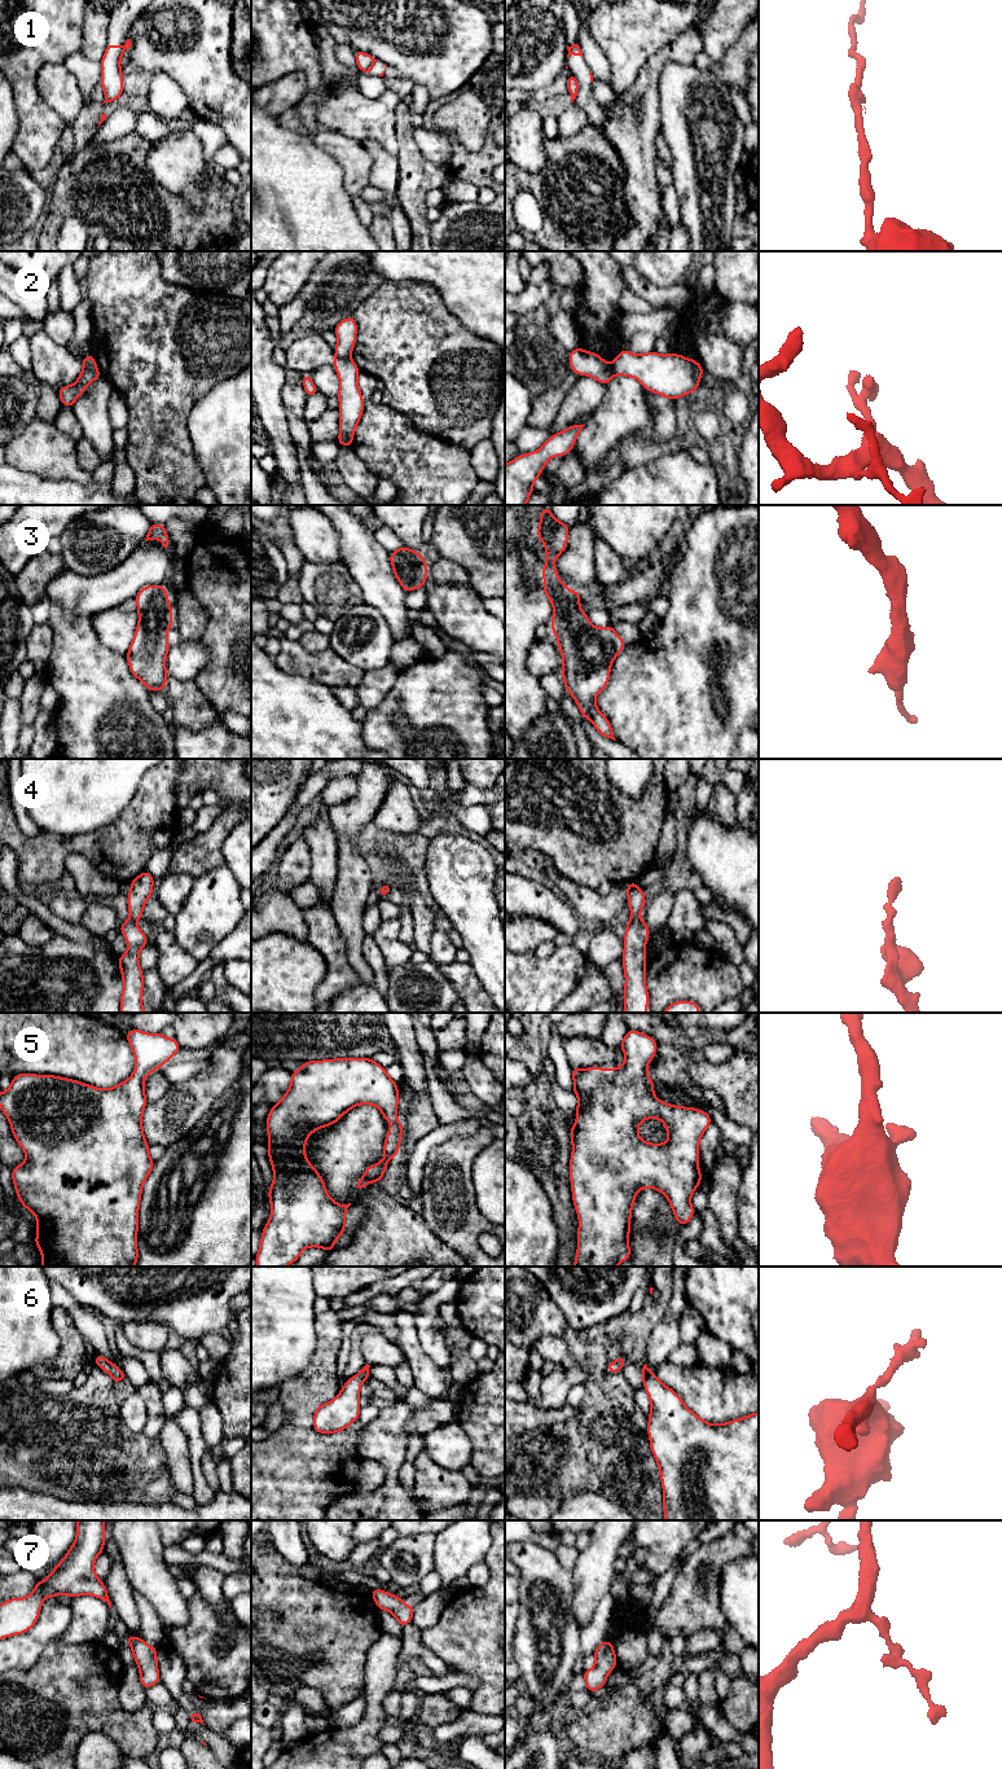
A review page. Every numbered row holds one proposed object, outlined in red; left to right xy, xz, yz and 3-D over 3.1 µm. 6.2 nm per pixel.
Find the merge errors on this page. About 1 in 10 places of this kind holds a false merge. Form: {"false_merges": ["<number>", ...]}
{"false_merges": ["1", "2"]}

